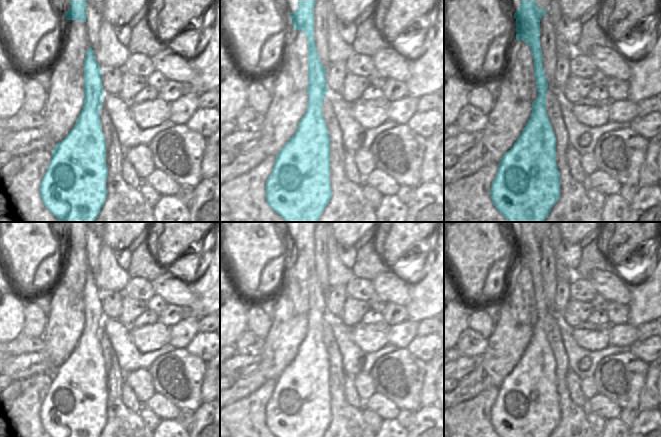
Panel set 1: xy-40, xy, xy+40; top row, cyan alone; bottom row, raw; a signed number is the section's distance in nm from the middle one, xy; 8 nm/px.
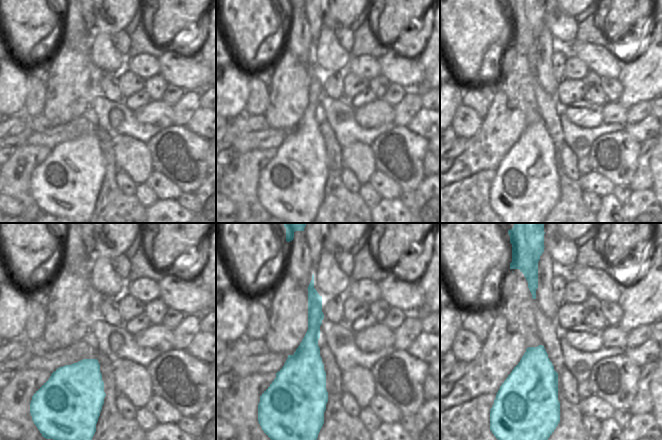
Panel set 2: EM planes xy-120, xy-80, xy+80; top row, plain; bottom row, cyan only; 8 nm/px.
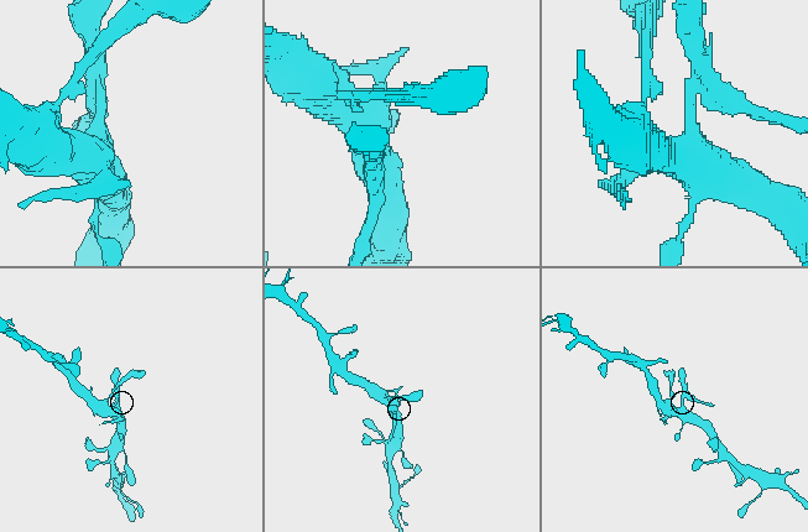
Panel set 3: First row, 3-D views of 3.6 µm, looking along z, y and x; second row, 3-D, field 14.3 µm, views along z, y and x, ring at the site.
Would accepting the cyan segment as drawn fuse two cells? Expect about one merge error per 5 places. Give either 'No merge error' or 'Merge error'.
Merge error

